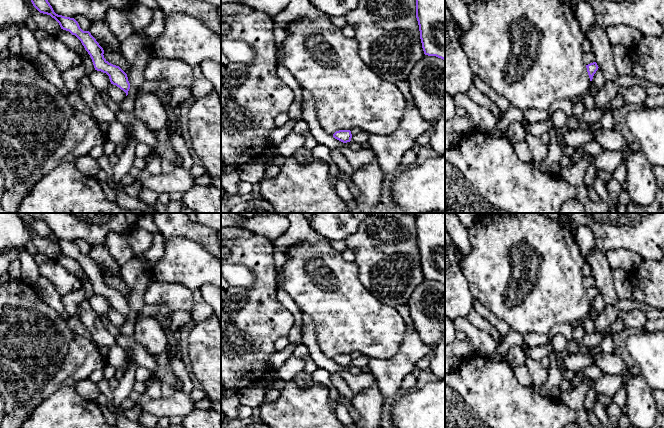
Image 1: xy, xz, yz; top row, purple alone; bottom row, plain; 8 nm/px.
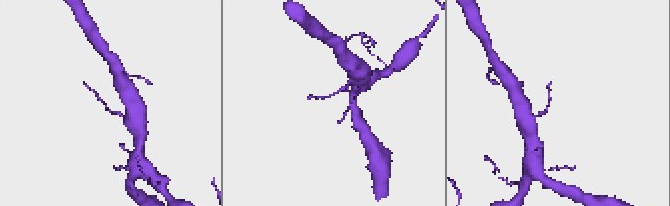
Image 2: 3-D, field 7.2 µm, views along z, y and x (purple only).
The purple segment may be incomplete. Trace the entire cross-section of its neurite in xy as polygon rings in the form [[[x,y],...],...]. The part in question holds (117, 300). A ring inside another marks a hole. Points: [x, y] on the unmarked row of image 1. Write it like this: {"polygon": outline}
{"polygon": [[[33,219],[30,224],[40,237],[50,239],[59,247],[61,253],[69,255],[72,259],[75,259],[90,279],[95,294],[106,297],[109,300],[111,308],[116,309],[123,314],[126,317],[126,320],[128,319],[130,307],[127,298],[119,290],[109,287],[104,282],[103,272],[89,255],[83,255],[74,242],[56,238],[45,221]]]}

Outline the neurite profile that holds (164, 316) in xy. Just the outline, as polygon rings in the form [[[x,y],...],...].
[[[154,304],[153,306],[157,309],[158,312],[154,318],[161,324],[164,330],[170,328],[174,312],[172,312],[163,304]]]

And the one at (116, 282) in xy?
[[[104,275],[104,282],[109,287],[119,290],[125,297],[131,295],[131,287],[125,283],[120,276],[107,276]]]

